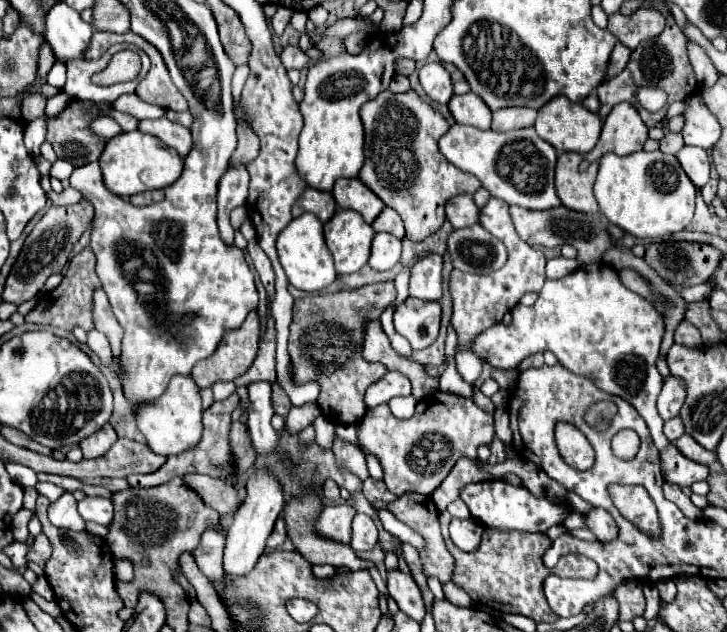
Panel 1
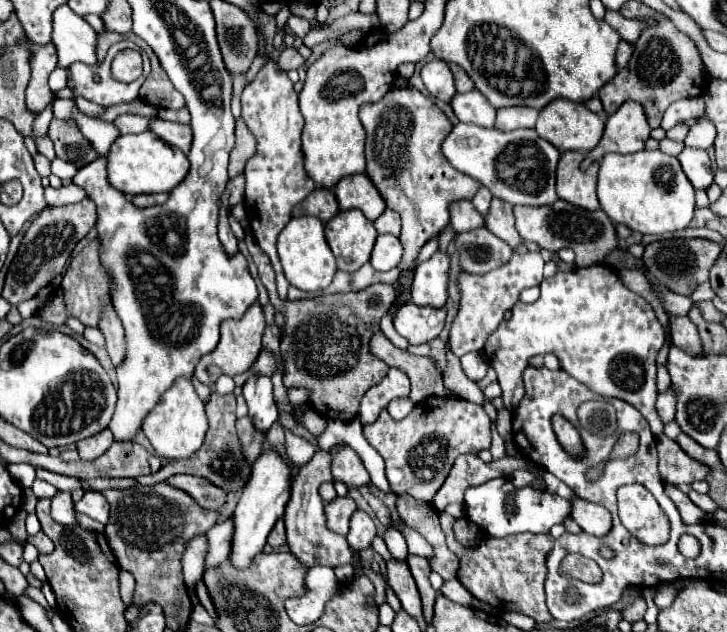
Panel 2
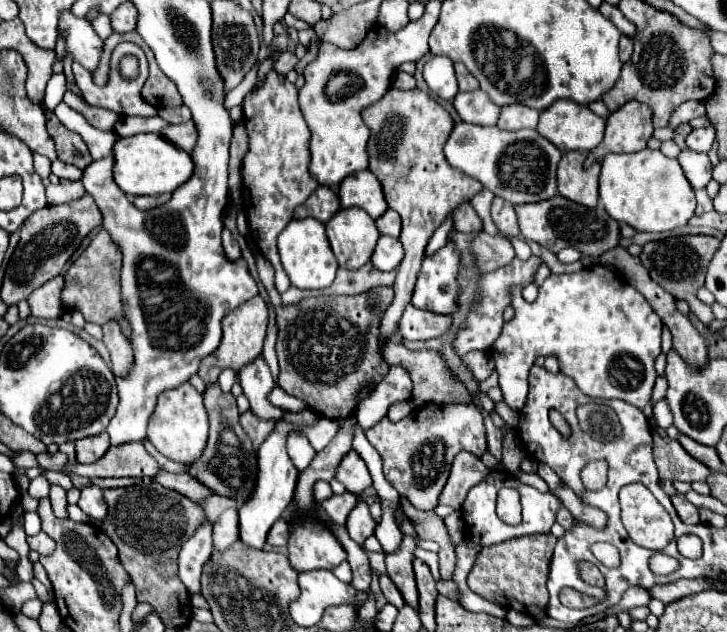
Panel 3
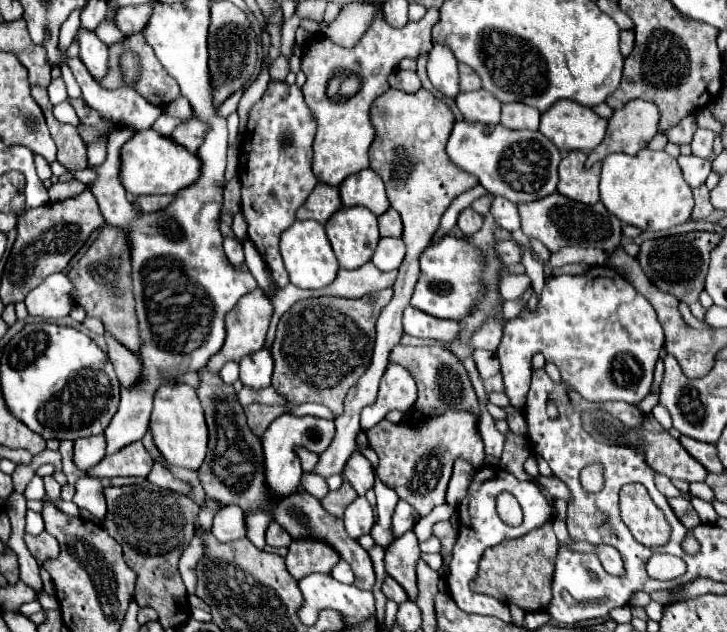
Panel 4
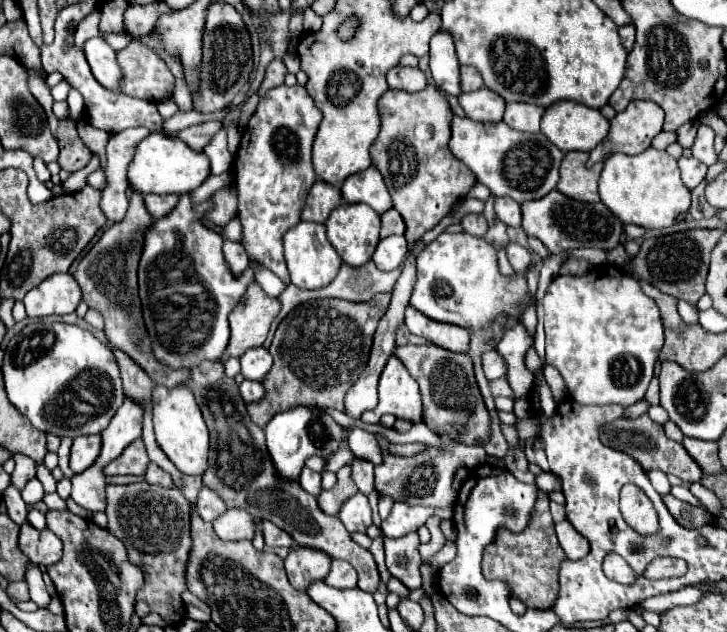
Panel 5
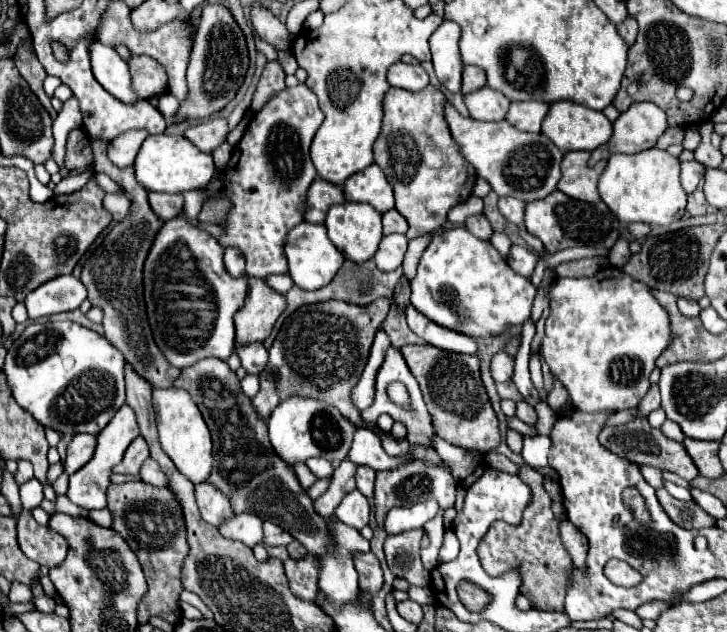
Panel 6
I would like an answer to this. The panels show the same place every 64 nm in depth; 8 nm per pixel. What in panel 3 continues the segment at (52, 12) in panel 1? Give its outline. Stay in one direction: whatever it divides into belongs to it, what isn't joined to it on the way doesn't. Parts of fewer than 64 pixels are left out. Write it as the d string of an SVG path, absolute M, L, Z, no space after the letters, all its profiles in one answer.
M64 10L58 18L58 36L66 40L66 50L62 60L55 62L53 73L62 72L64 60L68 56L72 56L74 62L80 62L90 72L96 70L102 52L102 38L94 32L86 18L76 18L70 10Z

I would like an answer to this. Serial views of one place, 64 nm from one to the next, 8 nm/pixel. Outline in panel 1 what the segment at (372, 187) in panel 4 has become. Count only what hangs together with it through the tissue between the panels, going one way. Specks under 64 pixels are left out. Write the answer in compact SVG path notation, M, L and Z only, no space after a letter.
M340 178L334 184L332 196L338 204L338 208L350 208L362 214L364 222L372 222L384 208L384 202L366 188L358 178Z

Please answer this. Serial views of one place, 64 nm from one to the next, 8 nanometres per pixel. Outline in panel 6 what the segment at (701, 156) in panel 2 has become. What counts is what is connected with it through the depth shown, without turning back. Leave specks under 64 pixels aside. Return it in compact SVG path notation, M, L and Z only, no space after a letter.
M692 160L692 162L682 162L682 176L680 176L680 180L682 180L682 186L684 186L684 190L686 190L688 194L692 194L692 192L696 190L696 186L698 186L698 182L702 180L704 172L706 172L706 166L702 166L702 164L696 162L696 160Z

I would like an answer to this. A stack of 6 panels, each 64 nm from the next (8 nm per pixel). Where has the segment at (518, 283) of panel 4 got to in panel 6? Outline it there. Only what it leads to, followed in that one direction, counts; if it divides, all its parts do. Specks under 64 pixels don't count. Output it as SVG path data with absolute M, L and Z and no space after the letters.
M494 232L490 242L506 260L512 246L512 242L508 236L504 232Z

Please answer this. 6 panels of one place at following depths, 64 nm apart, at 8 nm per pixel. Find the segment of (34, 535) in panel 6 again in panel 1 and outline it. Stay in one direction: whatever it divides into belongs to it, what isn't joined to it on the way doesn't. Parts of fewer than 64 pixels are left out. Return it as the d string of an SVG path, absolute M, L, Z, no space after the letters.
M38 534L38 536L34 538L34 544L32 544L30 552L26 554L26 560L38 564L40 568L44 568L46 562L50 560L50 554L52 554L52 546L50 546L48 538L46 538L44 534Z

